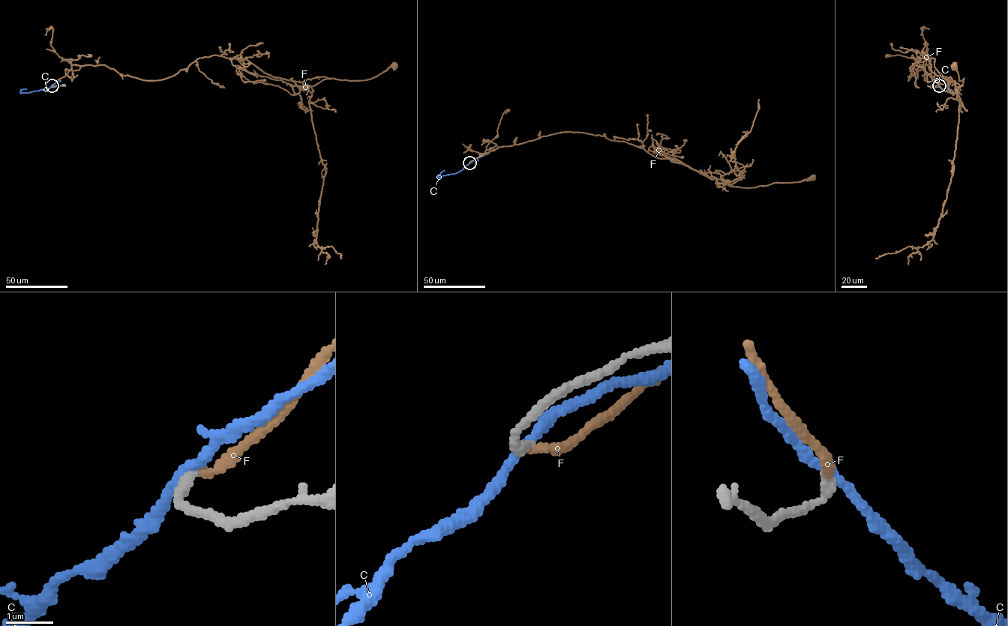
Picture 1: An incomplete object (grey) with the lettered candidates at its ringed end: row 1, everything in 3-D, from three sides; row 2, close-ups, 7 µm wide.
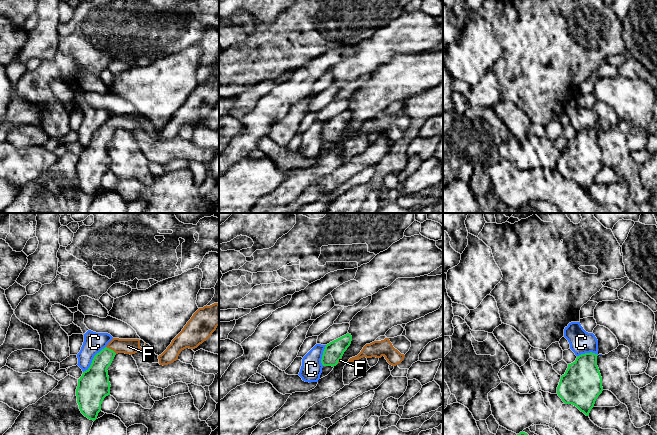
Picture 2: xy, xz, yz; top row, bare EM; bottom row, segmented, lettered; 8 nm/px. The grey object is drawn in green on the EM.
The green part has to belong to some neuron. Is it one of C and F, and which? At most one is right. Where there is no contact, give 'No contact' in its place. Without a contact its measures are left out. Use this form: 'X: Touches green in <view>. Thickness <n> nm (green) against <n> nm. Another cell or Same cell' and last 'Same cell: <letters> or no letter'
C: Touches green in xy. Thickness 260 nm (green) against 160 nm. Another cell
F: Touches green in xy. Thickness 180 nm (green) against 130 nm. Same cell
Same cell: F

